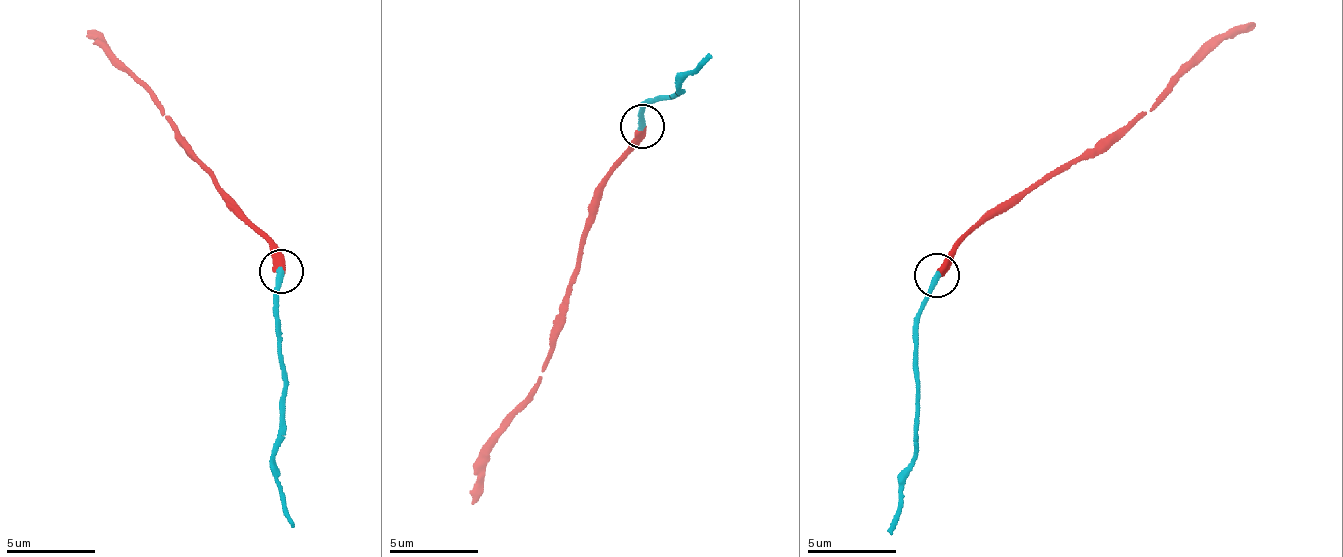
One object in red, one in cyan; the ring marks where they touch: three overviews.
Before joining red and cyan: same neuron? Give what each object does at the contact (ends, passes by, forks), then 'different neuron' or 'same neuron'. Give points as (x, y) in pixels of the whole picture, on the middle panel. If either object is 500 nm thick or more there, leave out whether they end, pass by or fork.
red ends there; cyan ends there; same neuron

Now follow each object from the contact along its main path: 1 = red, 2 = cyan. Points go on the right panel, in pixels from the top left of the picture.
1: (936, 276), (977, 226), (1078, 160), (1108, 152), (1164, 97), (1190, 66), (1254, 24)
2: (936, 276), (916, 325), (917, 448), (893, 535)

